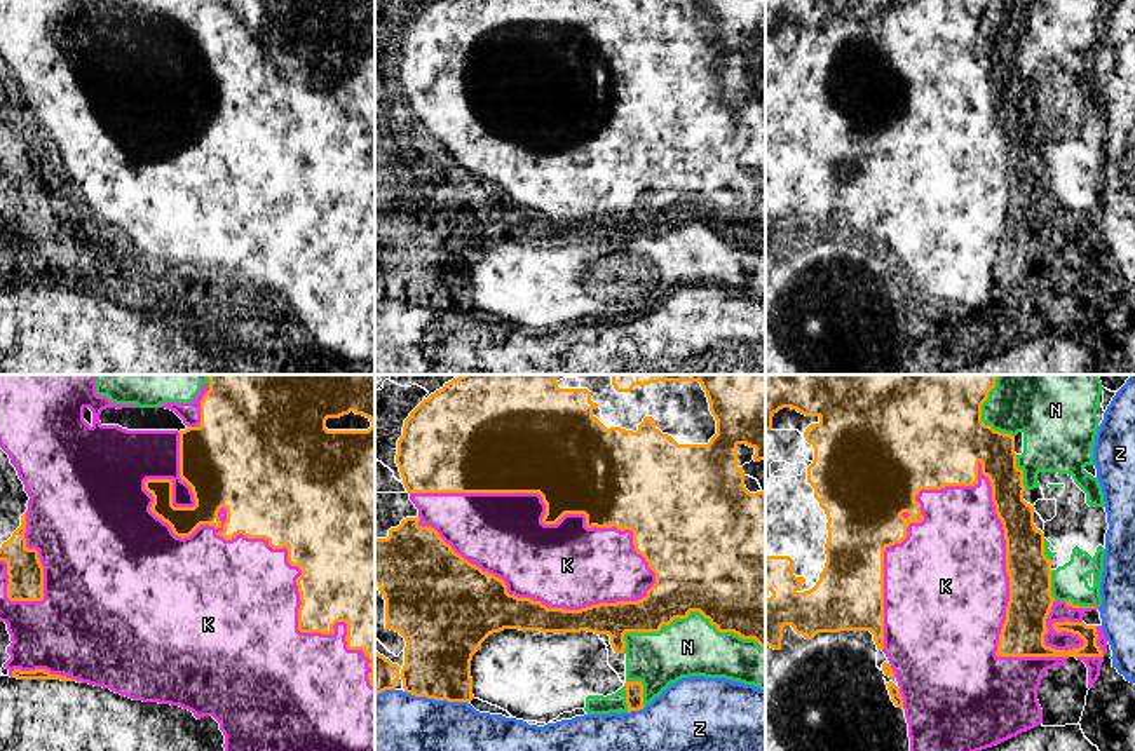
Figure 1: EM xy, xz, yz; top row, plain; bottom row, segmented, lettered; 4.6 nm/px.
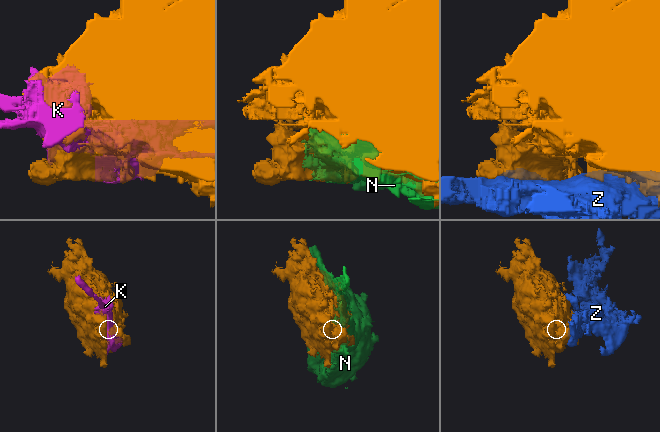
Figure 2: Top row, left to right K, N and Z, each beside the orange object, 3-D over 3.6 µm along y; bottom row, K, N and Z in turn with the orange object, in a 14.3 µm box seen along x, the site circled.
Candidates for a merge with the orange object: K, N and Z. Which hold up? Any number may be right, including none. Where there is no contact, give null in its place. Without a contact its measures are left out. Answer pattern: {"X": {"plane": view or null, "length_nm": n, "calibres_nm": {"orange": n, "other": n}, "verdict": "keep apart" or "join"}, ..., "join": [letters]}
{"K": {"plane": "xy", "length_nm": 1500, "calibres_nm": {"orange": 400, "other": 480}, "verdict": "join"}, "N": {"plane": "xz", "length_nm": 650, "calibres_nm": {"orange": 500, "other": 280}, "verdict": "keep apart"}, "Z": {"plane": "xz", "length_nm": 300, "calibres_nm": {"orange": 320, "other": 500}, "verdict": "keep apart"}, "join": ["K"]}

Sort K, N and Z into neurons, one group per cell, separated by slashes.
K / N / Z

